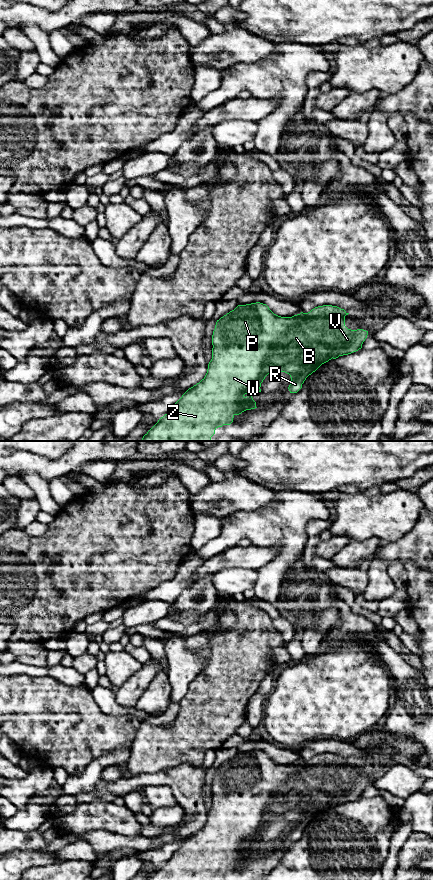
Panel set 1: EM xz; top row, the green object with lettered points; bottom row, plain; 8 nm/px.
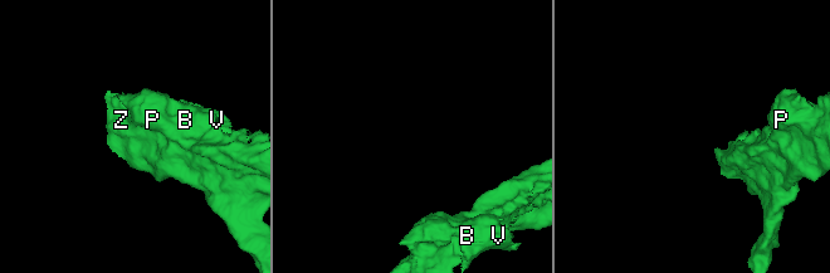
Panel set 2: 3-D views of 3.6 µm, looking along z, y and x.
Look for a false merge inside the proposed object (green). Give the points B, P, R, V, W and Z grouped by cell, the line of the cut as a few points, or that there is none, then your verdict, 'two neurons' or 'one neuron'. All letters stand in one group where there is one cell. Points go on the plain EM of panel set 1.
B P R V W Z; no cut; one neuron

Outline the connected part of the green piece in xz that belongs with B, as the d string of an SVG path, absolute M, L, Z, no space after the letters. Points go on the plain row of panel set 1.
M260 750L238 753L216 770L212 783L212 807L205 825L189 836L148 880L215 880L218 875L230 873L235 863L257 856L252 842L261 840L261 831L271 819L289 822L291 831L288 837L290 841L297 841L306 826L322 812L362 796L368 779L348 777L345 774L345 764L348 762L337 754L323 753L308 761L301 760L292 765L281 765Z

